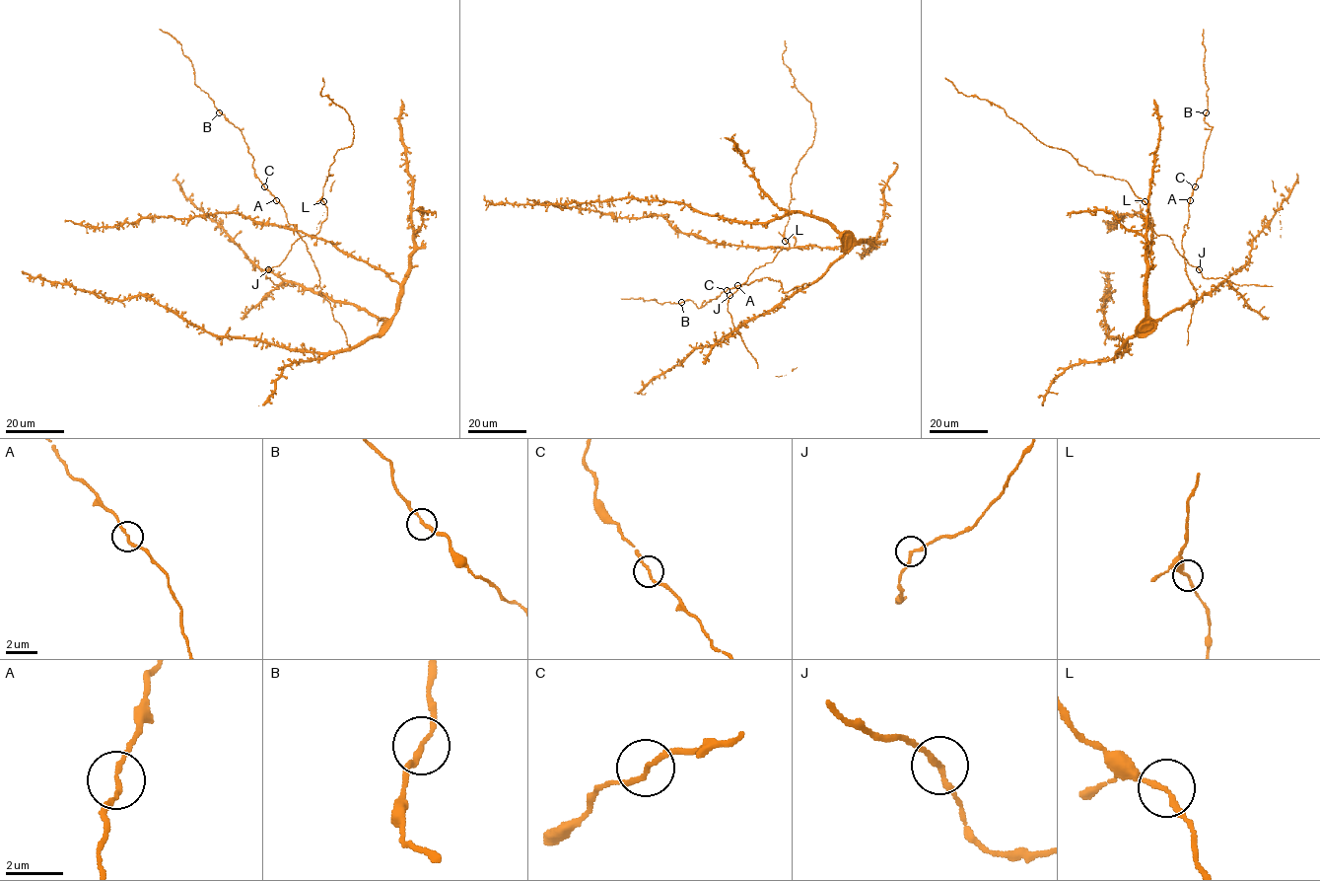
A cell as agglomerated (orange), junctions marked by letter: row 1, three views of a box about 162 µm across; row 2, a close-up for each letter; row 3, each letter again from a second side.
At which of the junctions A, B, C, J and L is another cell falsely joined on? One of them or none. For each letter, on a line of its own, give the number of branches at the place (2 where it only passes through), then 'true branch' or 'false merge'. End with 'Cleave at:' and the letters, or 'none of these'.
A: 2 branches meet; true branch
B: 2 branches meet; true branch
C: 2 branches meet; true branch
J: 2 branches meet; true branch
L: 2 branches meet; true branch
Cleave at: none of these

